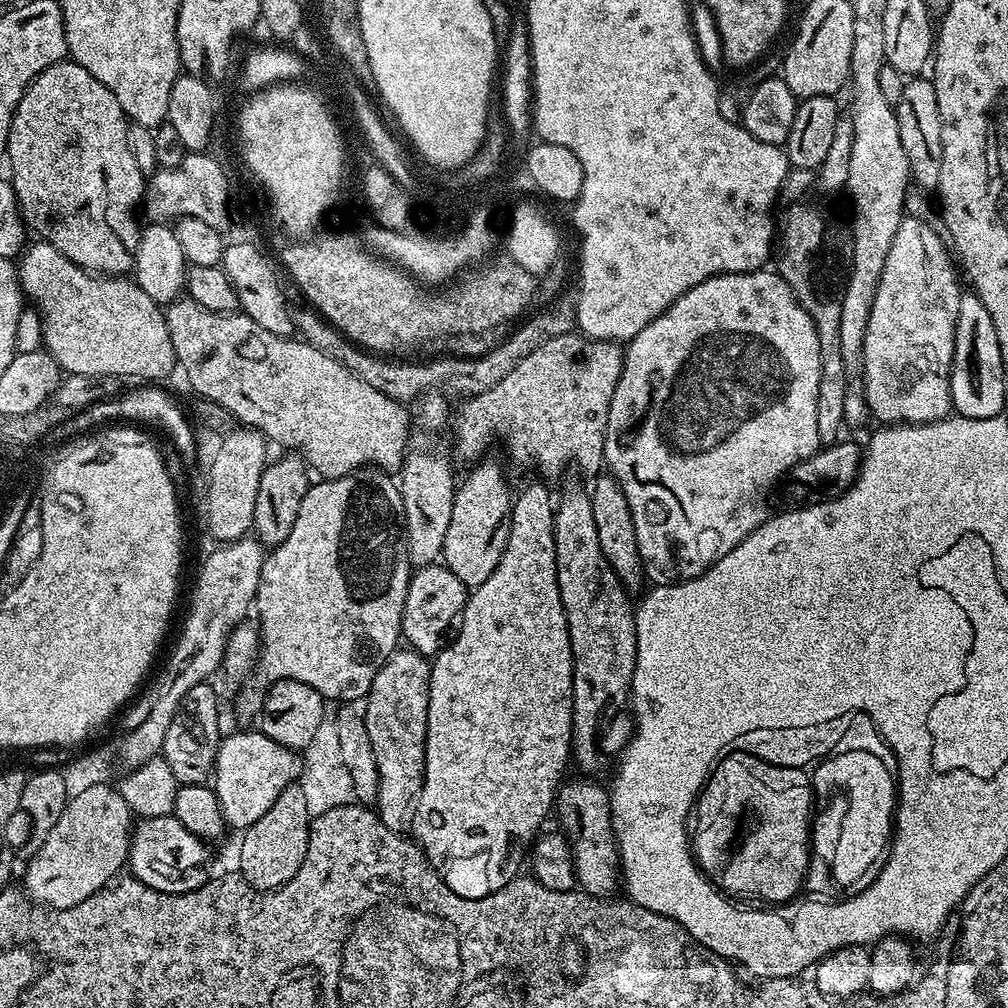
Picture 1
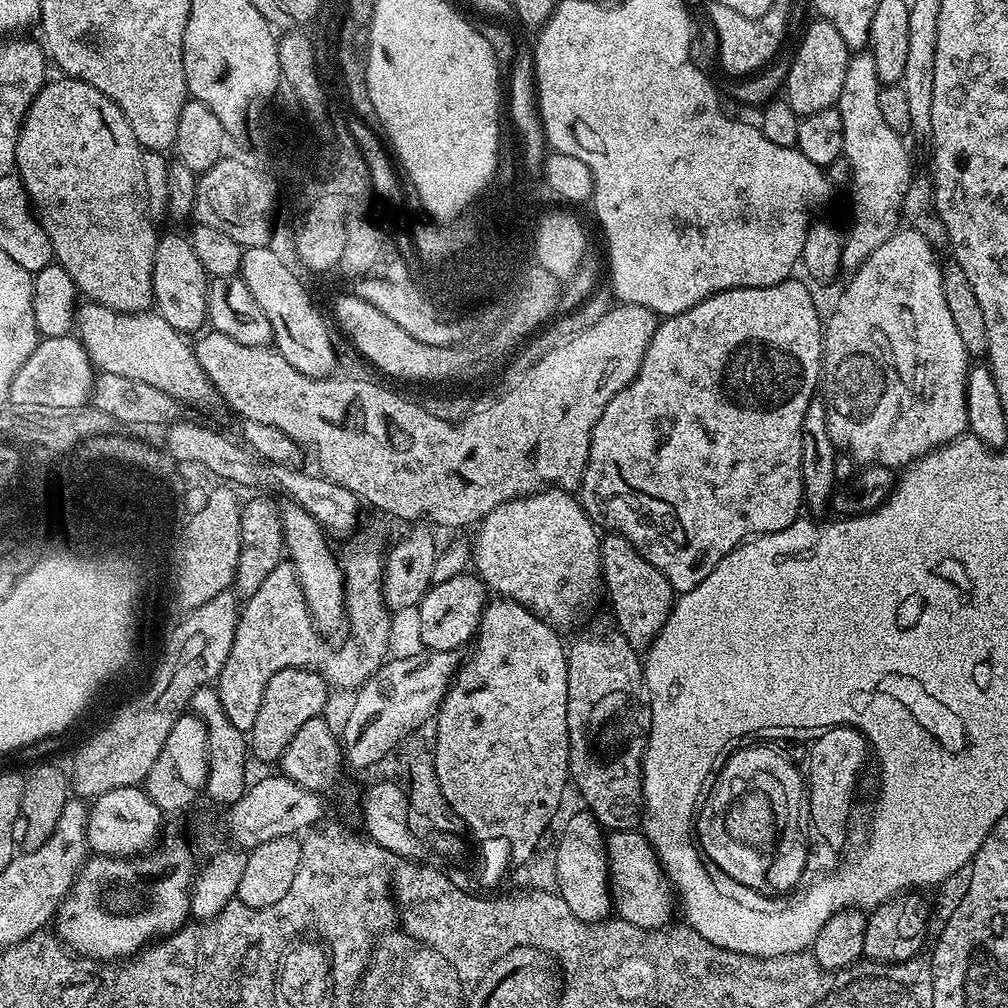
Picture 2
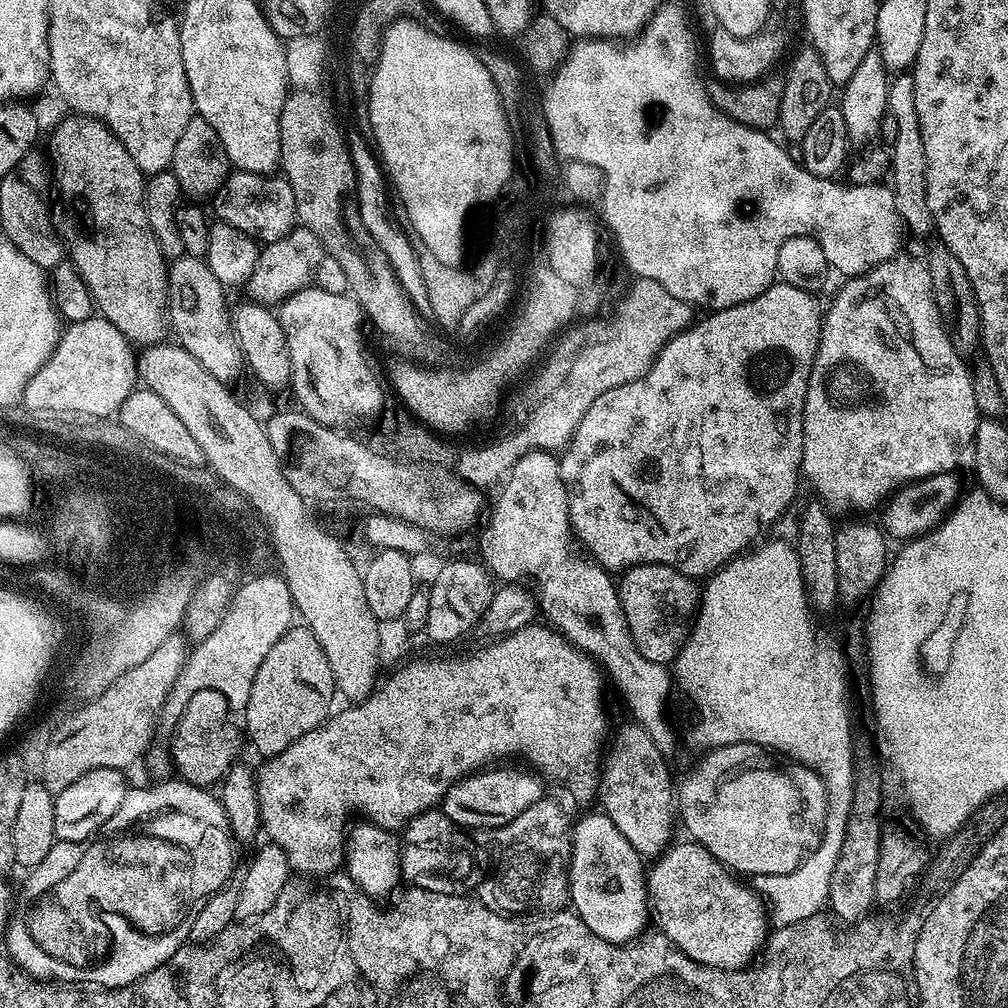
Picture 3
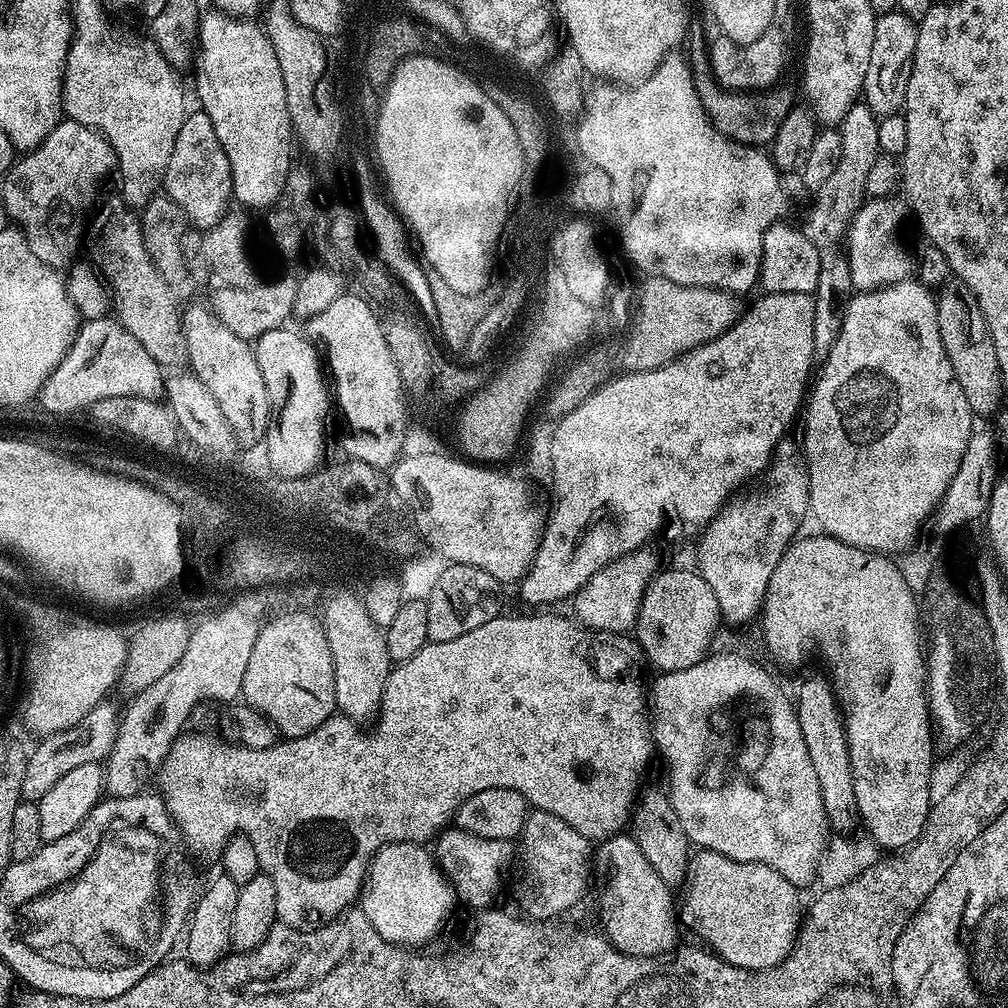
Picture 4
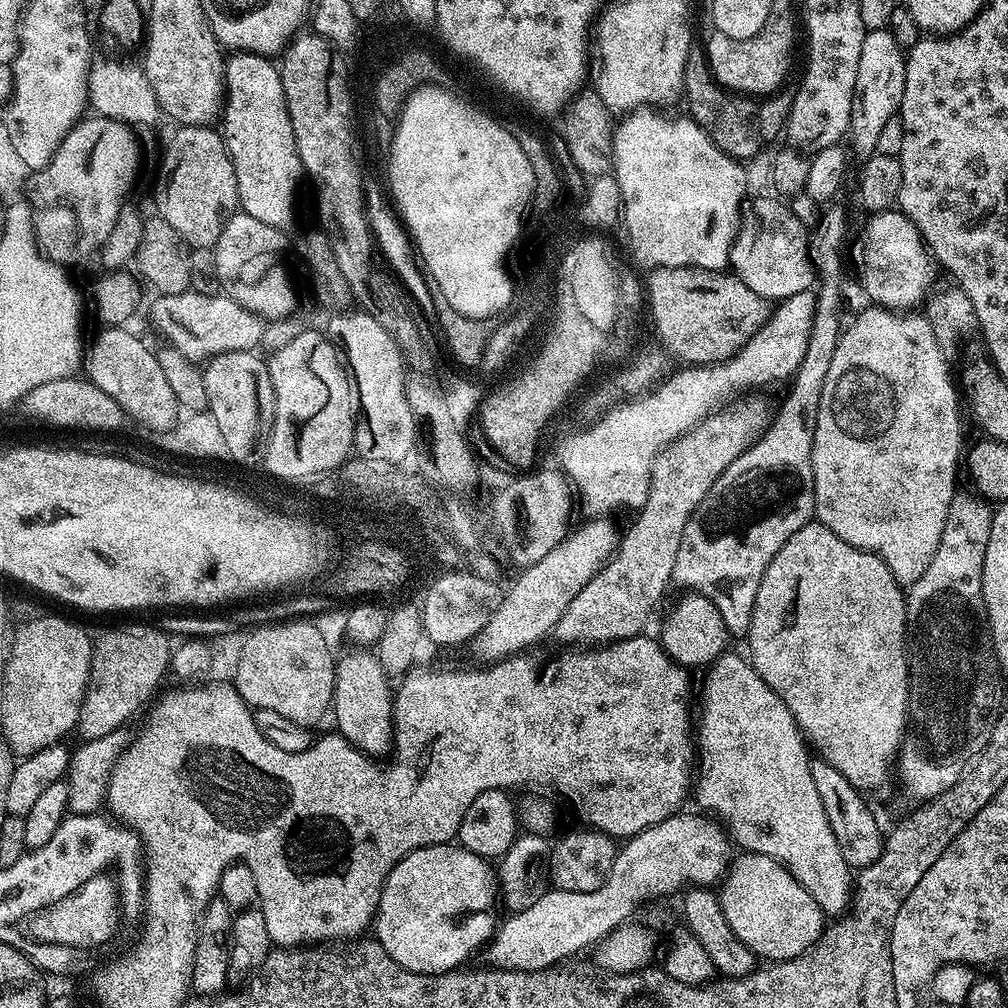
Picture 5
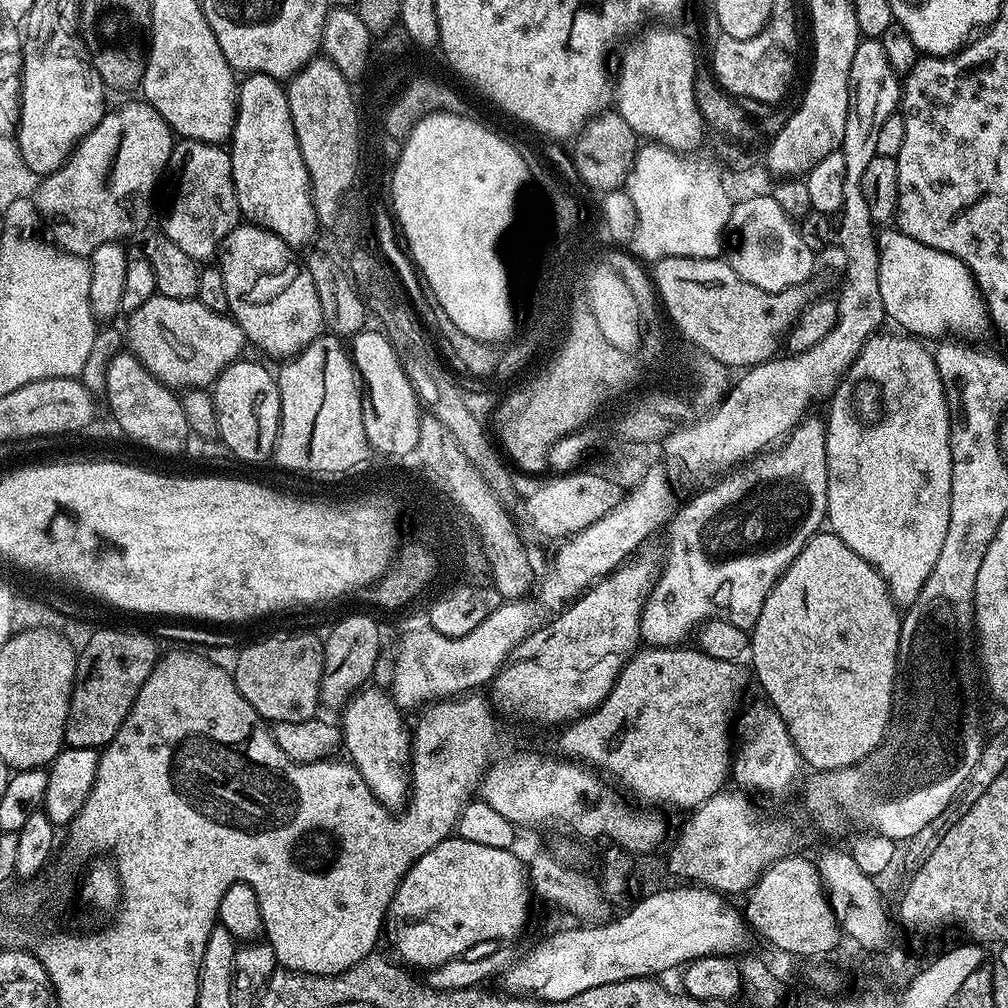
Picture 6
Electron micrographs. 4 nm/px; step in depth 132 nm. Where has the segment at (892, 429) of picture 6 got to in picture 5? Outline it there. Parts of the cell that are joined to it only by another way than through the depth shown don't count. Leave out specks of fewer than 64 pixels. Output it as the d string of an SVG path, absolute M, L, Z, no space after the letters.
M868 306L856 316L856 321L849 323L847 327L840 333L840 341L834 350L834 358L830 361L830 374L826 374L826 382L822 386L822 402L818 402L818 422L814 426L814 446L812 447L812 469L814 470L814 498L816 499L815 519L819 523L826 525L830 530L834 530L834 534L838 534L838 538L842 538L842 542L850 542L850 546L860 548L863 552L872 552L878 558L882 558L882 562L886 562L886 566L890 566L890 570L894 574L894 578L901 586L910 586L914 582L918 582L918 578L922 578L926 566L930 566L930 562L934 559L934 554L938 554L938 542L942 542L942 526L946 526L946 514L950 510L953 500L957 499L956 492L956 467L961 467L962 453L965 451L964 444L964 424L960 421L960 408L962 412L962 400L958 395L958 384L948 373L948 360L944 357L942 349L942 341L934 334L934 330L930 326L927 315L919 314L912 310L893 310L890 308L882 308L879 306Z

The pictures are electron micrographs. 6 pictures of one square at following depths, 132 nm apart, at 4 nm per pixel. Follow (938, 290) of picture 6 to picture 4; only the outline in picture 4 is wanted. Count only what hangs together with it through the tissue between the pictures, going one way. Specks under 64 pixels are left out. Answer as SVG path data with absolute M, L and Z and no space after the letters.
M895 195L865 199L855 218L848 225L846 255L852 287L856 292L873 292L876 288L897 284L913 275L913 257L909 249L907 252L900 245L900 223L904 220L904 212L906 216L906 204L903 199L896 199Z

